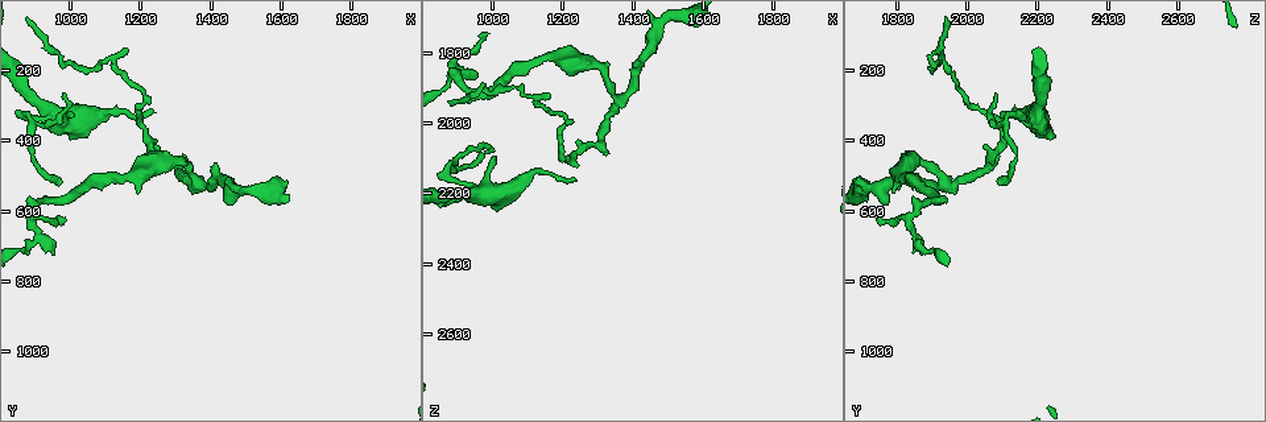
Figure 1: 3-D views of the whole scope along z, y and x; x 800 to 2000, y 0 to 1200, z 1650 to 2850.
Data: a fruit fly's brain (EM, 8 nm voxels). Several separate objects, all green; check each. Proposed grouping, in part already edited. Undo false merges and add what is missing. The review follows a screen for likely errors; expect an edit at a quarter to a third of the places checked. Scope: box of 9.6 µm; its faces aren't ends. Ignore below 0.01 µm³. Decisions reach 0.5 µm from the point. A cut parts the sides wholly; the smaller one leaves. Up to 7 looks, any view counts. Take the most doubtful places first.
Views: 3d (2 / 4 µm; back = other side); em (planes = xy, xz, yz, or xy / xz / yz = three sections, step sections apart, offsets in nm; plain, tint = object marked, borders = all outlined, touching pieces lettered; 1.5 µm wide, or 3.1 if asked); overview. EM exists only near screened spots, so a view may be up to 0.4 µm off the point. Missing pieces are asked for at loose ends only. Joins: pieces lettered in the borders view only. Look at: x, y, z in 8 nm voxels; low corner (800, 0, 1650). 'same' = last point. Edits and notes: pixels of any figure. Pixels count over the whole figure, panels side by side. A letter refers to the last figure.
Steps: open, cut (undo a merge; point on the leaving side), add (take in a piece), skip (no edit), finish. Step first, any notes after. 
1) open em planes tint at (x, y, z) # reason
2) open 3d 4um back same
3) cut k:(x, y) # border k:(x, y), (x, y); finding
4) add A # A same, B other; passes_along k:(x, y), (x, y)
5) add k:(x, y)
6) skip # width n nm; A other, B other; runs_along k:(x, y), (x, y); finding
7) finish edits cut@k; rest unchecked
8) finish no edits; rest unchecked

open em planes borders at (980, 340, 2190) # three-way junction

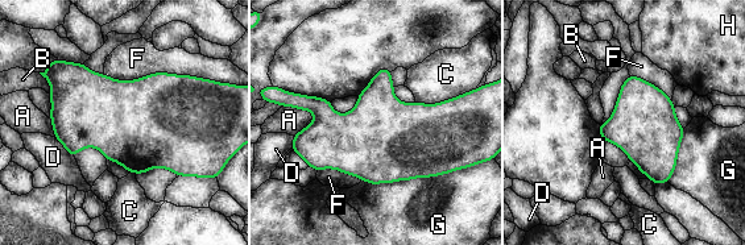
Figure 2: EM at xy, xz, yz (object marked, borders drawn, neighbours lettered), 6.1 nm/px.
skip # A other, B other, C other, D other, F other, G other, H other; border 2:(104, 73), (201, 78); continuous, no second neuron

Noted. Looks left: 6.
open 3d 2um at (1360, 530, 1930)

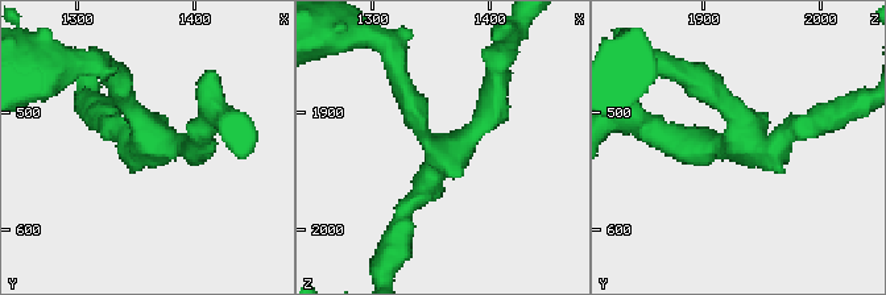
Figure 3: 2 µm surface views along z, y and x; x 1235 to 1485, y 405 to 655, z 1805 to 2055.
open em planes tint at (1364, 524, 1934) # now the EM

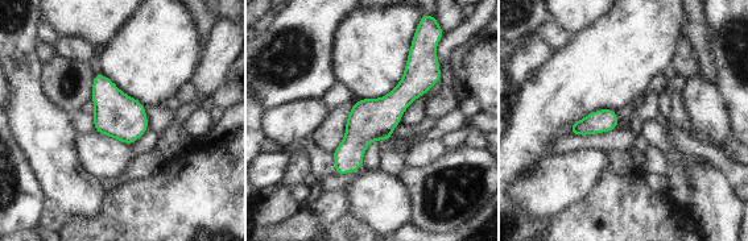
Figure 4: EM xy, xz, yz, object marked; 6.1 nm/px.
open em planes borders same # see the neighbours

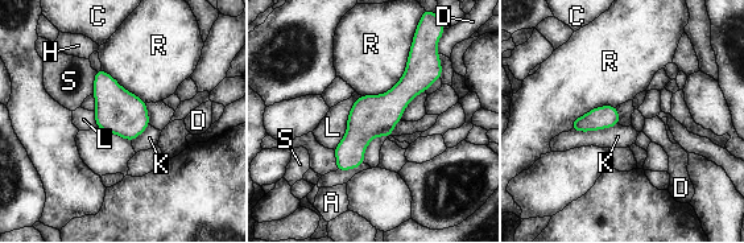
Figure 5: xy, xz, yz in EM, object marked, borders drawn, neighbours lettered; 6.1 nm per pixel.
skip # longest_contact R 500 nm; A other, C other, D other, H other, K other, L other, R other, S other; runs_along 5:(425, 57), (339, 168); all the same neuron

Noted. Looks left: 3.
open 3d 4um at (910, 680, 1850) # arms part here

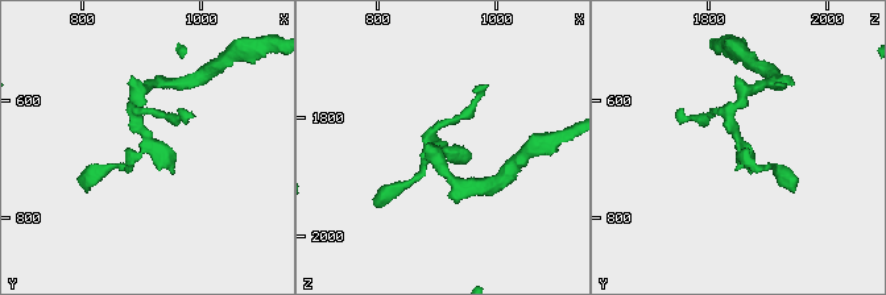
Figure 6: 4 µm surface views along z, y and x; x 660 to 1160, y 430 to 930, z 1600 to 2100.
open em planes borders at (910, 670, 1850)

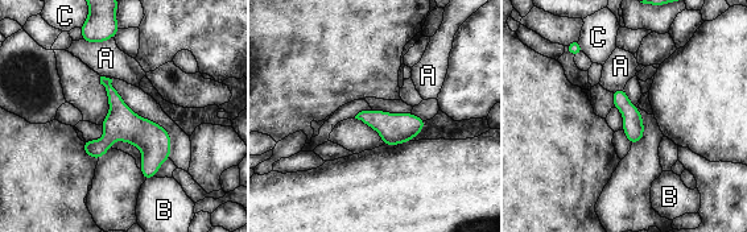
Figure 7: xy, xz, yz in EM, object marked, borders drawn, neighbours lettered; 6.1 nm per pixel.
skip # width 130 nm; A other, B other, C other; runs_along 7:(103, 81), (148, 143), (148, 175); continuous, no second neuron

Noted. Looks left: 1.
finish no edits; rest unchecked

